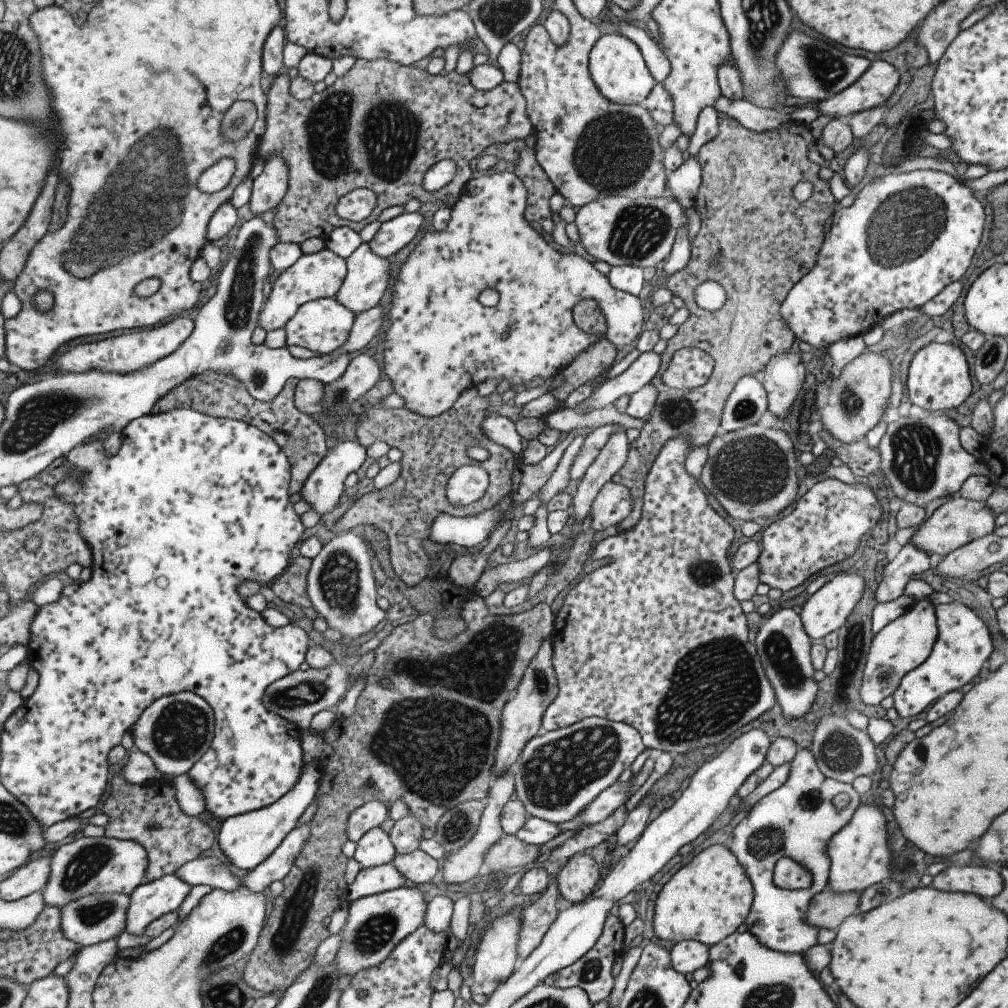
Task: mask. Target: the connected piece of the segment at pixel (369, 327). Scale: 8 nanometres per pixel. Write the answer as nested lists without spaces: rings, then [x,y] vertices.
[[[379,304],[370,310],[357,314],[344,344],[339,346],[332,354],[352,355],[356,350],[362,350],[364,346],[370,344],[370,340],[372,340],[376,334],[380,335],[380,327],[382,326],[383,320],[382,308]]]

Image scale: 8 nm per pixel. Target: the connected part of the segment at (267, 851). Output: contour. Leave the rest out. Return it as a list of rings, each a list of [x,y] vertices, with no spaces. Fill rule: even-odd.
[[[305,765],[294,788],[274,804],[223,819],[220,832],[218,832],[218,846],[220,846],[226,858],[236,868],[249,871],[254,870],[256,866],[263,863],[282,844],[285,836],[288,836],[288,833],[298,824],[298,818],[314,801],[320,782],[322,782],[322,777],[316,765]]]

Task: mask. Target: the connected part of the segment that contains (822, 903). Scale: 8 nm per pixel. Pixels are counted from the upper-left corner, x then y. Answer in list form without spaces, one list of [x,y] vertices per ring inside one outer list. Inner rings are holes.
[[[824,889],[810,901],[805,921],[817,929],[836,930],[850,915],[858,912],[862,892],[837,893]]]

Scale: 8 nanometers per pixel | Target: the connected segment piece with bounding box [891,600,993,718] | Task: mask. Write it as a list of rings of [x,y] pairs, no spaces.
[[[953,600],[952,604],[936,605],[935,615],[938,618],[939,635],[930,656],[918,668],[903,676],[899,687],[891,695],[894,699],[893,707],[902,718],[912,718],[941,696],[964,688],[964,684],[978,676],[993,651],[992,635],[986,624],[961,602]]]

